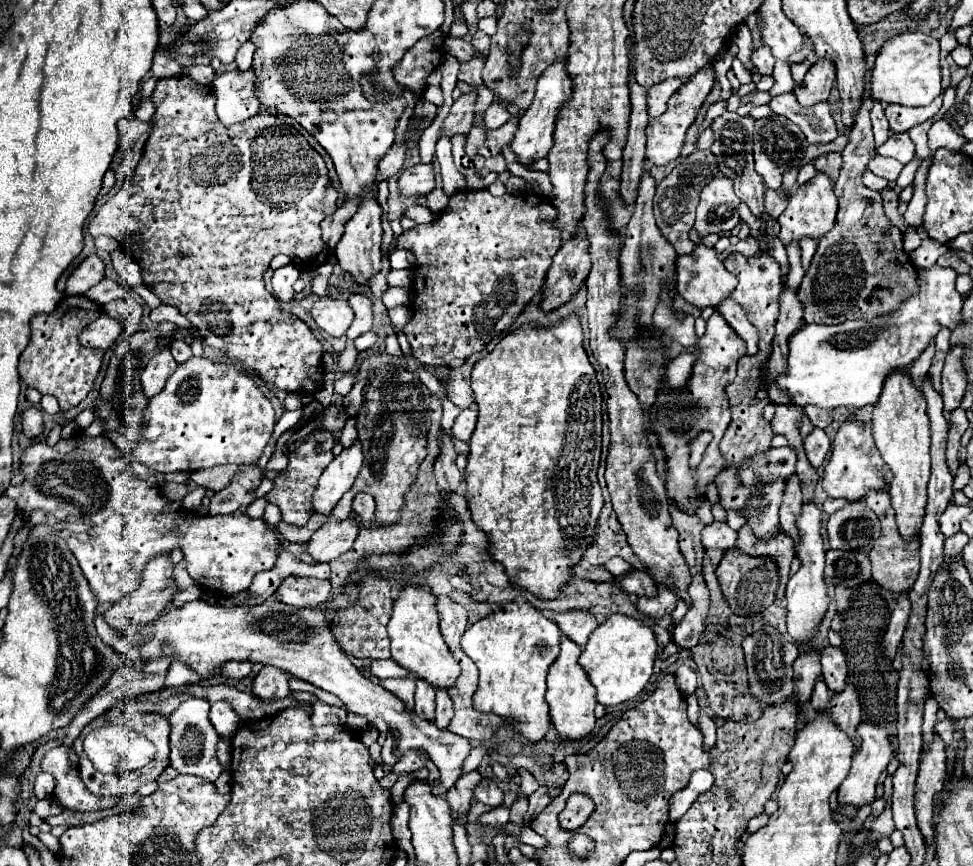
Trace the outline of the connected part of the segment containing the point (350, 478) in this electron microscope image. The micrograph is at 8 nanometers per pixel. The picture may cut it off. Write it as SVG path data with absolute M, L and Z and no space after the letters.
M356 441L354 447L344 449L334 461L324 469L318 487L312 495L312 513L330 515L340 497L352 487L362 465L362 449Z

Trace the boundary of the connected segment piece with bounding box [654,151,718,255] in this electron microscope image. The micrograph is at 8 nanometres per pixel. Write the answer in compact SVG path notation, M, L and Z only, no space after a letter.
M694 151L692 155L678 161L674 171L656 187L656 195L654 195L656 225L662 231L662 235L672 243L678 255L690 255L696 249L688 233L692 231L692 225L694 225L698 195L700 195L700 189L716 175L718 175L716 157L712 157L712 153L706 153L706 151Z

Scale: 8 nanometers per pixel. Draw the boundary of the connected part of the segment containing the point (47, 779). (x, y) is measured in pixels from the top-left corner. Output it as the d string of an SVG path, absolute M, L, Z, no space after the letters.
M38 773L34 781L36 799L48 799L54 793L54 787L56 787L56 779L50 773Z

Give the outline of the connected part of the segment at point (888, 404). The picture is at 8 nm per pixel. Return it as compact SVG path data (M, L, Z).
M888 377L878 405L874 407L874 439L882 459L890 465L894 481L890 487L890 503L896 511L896 525L904 541L920 533L926 515L926 485L930 479L930 421L926 401L914 387L910 377Z

